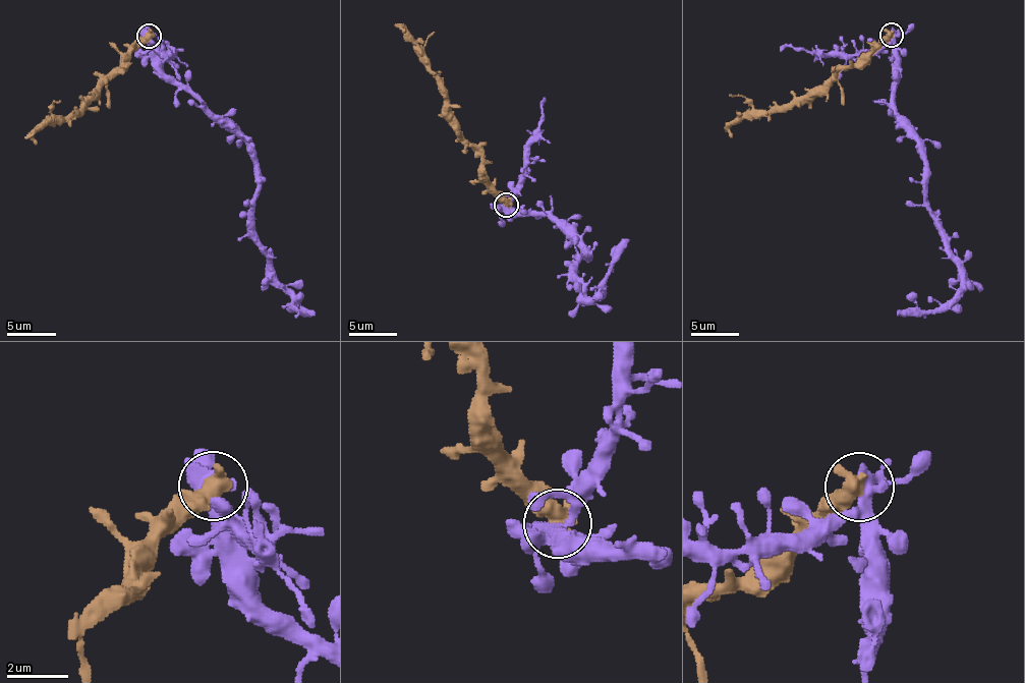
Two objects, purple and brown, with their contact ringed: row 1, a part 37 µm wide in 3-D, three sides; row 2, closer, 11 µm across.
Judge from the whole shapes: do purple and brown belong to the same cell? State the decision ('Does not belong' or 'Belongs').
Does not belong

